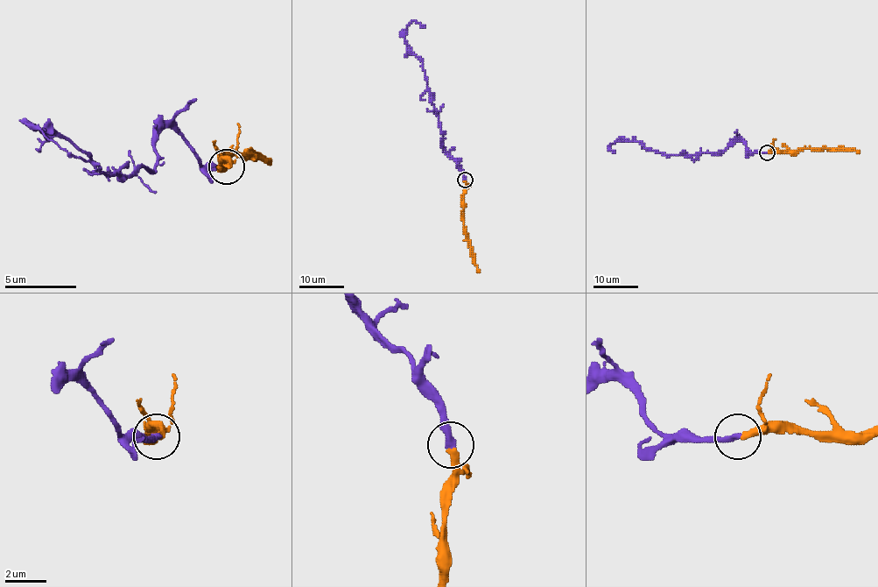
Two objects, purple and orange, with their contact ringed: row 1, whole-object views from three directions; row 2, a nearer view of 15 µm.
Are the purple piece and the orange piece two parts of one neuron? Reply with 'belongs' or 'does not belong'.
belongs

